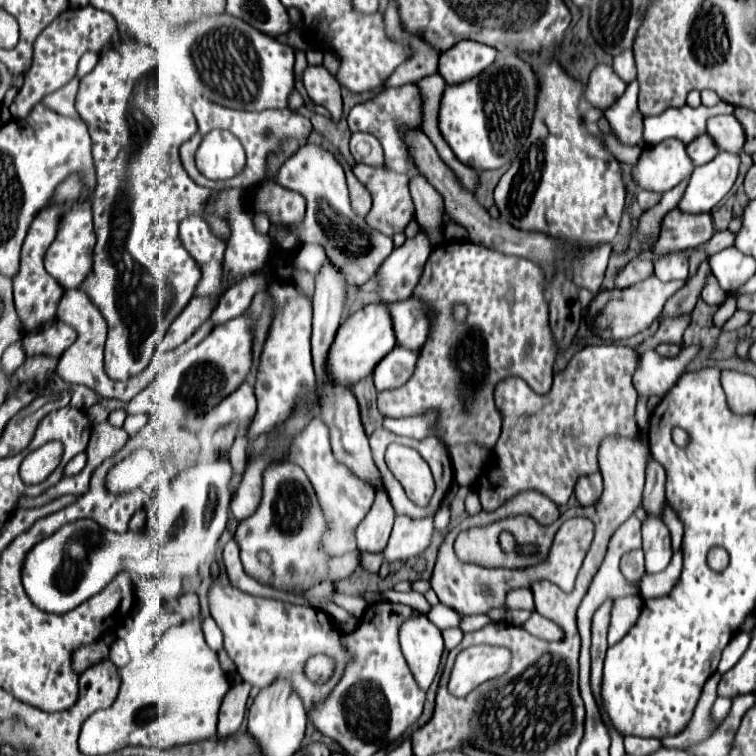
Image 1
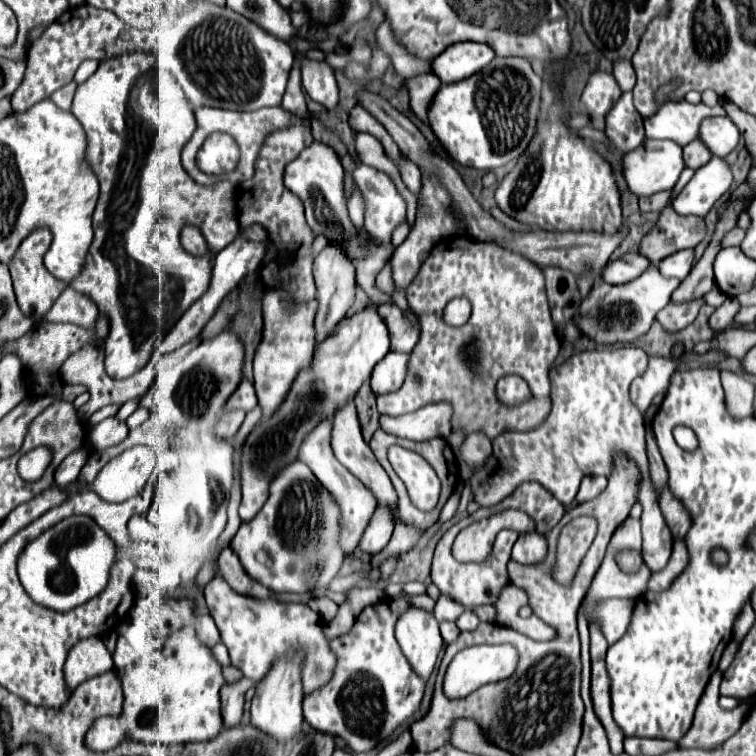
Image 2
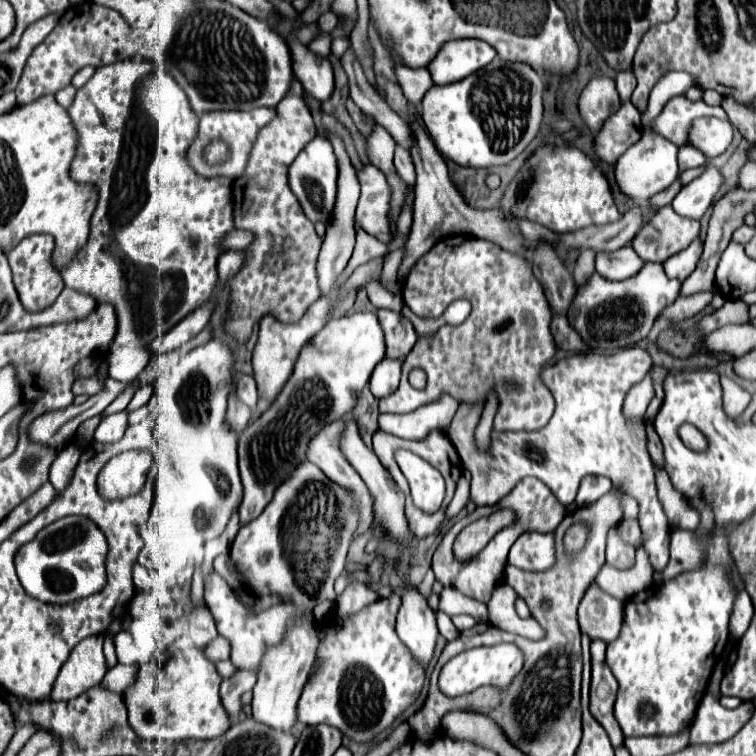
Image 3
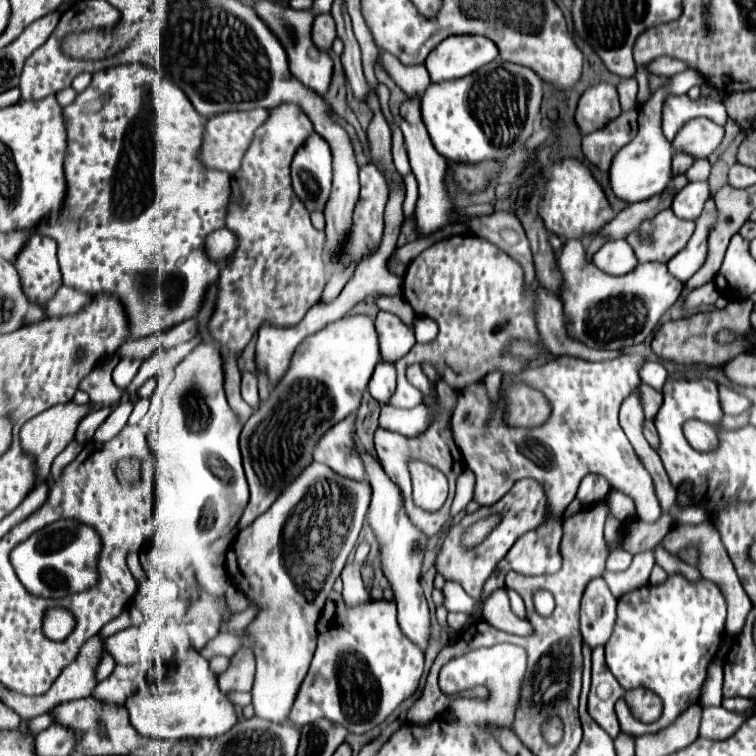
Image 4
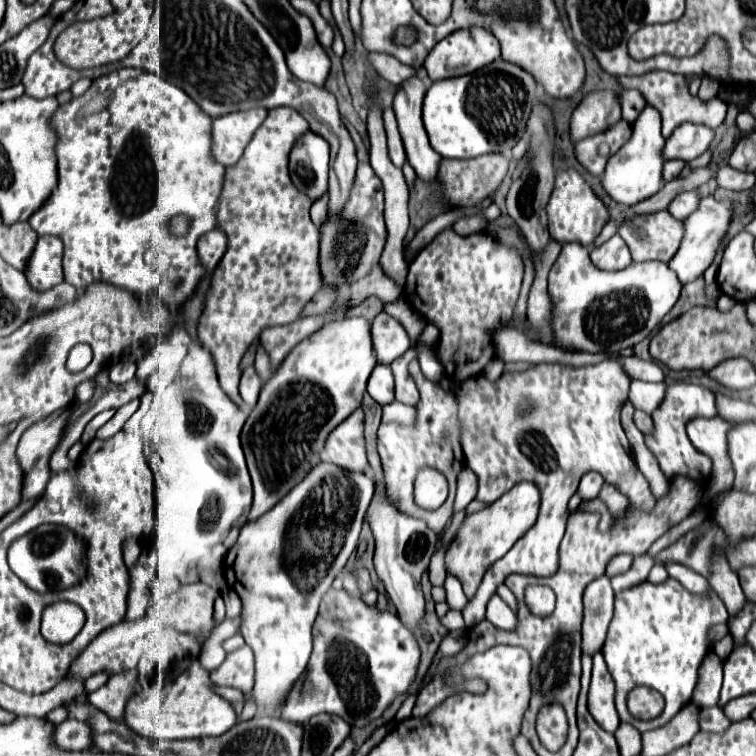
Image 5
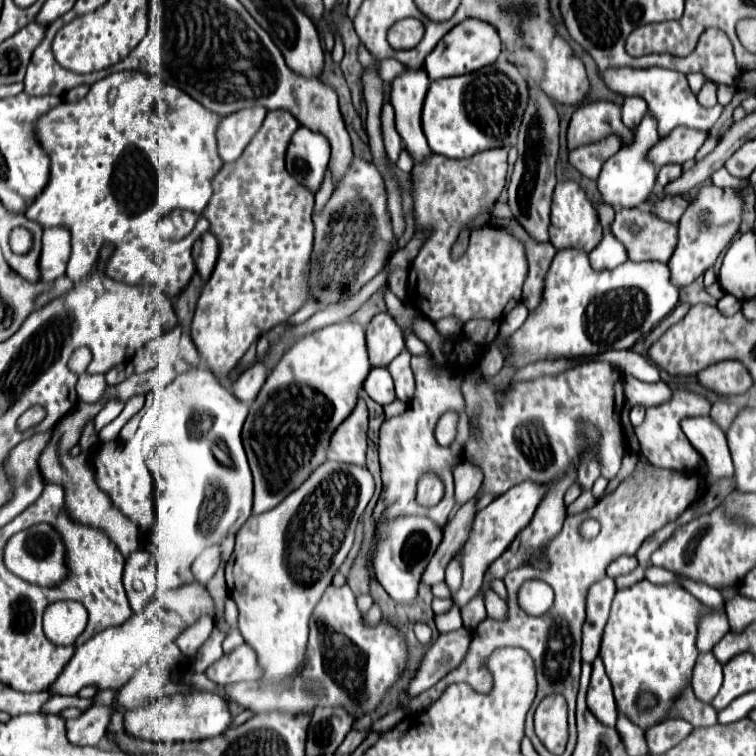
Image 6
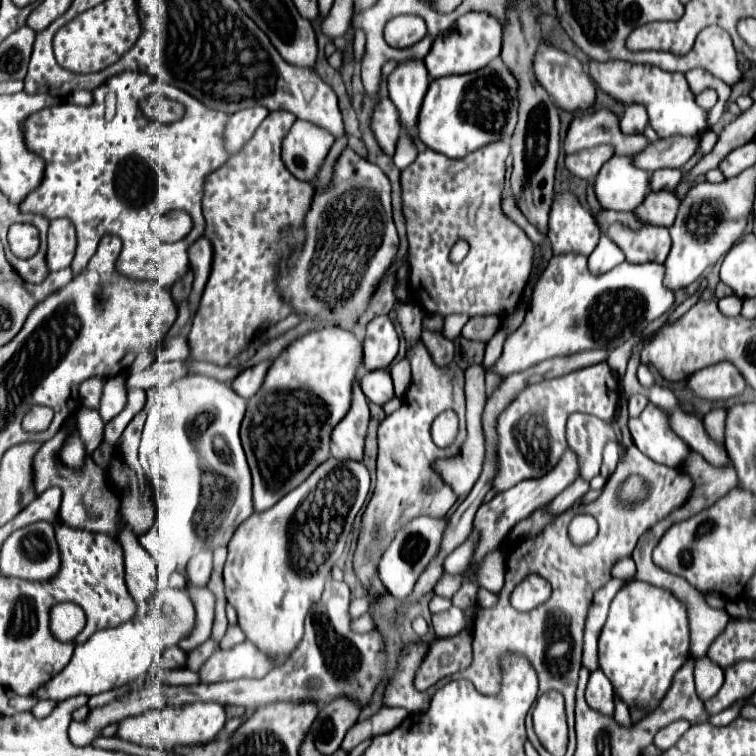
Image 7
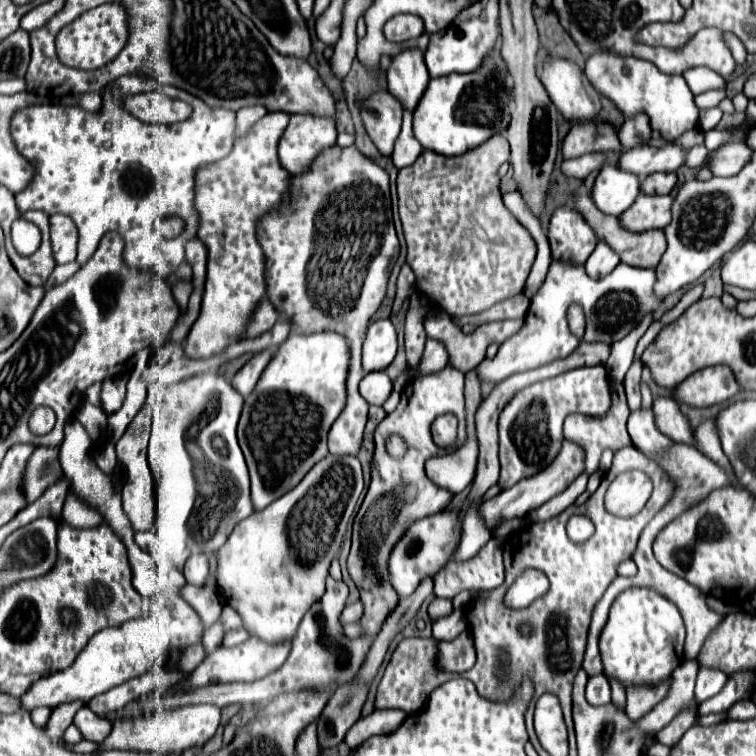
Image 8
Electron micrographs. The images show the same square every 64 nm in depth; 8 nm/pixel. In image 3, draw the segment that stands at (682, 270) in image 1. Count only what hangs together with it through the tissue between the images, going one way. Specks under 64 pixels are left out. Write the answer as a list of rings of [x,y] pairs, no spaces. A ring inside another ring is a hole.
[[[696,238],[686,250],[682,250],[676,256],[668,258],[664,262],[664,270],[666,270],[666,274],[670,278],[678,278],[682,282],[682,280],[686,280],[694,272],[700,256],[702,256],[702,240]]]

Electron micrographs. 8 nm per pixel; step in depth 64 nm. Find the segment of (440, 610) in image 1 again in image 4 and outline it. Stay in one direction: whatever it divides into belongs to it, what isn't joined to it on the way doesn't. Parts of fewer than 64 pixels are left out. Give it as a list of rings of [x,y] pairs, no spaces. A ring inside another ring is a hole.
[[[446,580],[442,592],[444,592],[444,606],[448,608],[448,612],[464,612],[464,614],[474,612],[476,600],[470,598],[458,582]]]

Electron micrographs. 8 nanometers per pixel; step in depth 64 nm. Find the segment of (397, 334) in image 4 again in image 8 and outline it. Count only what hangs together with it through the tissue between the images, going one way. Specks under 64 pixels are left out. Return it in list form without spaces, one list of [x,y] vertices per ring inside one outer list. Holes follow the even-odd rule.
[[[376,320],[370,324],[364,350],[362,350],[362,368],[366,372],[384,370],[396,356],[396,332],[390,320]]]

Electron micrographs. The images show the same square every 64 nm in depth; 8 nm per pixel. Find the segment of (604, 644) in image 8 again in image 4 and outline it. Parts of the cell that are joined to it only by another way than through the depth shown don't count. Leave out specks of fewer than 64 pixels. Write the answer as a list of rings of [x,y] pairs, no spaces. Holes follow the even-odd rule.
[[[668,576],[668,580],[658,586],[646,584],[638,590],[632,590],[632,592],[620,596],[616,614],[618,616],[616,616],[614,632],[604,646],[608,668],[612,668],[614,678],[618,680],[618,684],[624,690],[632,690],[638,686],[650,688],[664,702],[662,716],[650,724],[644,724],[644,722],[638,722],[636,718],[632,718],[624,698],[620,698],[616,702],[616,714],[618,714],[618,720],[620,720],[620,726],[624,732],[634,734],[634,736],[652,734],[652,732],[658,732],[658,730],[666,728],[668,724],[672,724],[688,706],[698,702],[700,688],[706,678],[706,668],[708,668],[710,660],[714,658],[714,654],[718,652],[718,644],[724,636],[726,600],[724,600],[722,592],[718,590],[718,586],[712,584],[710,580],[702,578],[700,584],[688,584],[688,580],[684,580],[682,576]]]

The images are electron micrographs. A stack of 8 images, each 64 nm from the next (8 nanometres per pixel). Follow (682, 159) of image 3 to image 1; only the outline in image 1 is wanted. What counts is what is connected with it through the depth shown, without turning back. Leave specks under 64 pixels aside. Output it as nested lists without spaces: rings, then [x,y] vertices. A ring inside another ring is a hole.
[[[702,134],[702,136],[698,136],[696,140],[692,140],[686,146],[686,152],[688,152],[694,166],[702,166],[702,164],[710,162],[718,154],[718,148],[716,148],[714,140],[708,134]]]

